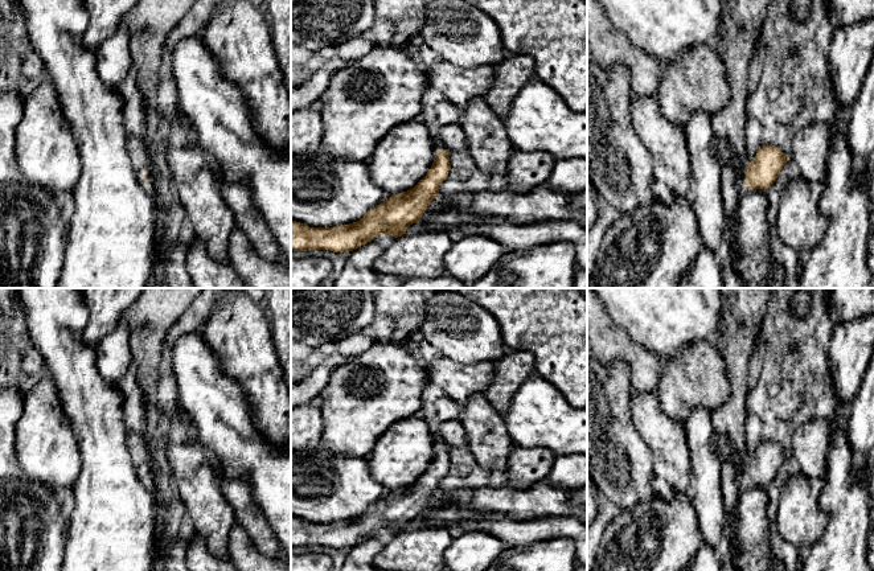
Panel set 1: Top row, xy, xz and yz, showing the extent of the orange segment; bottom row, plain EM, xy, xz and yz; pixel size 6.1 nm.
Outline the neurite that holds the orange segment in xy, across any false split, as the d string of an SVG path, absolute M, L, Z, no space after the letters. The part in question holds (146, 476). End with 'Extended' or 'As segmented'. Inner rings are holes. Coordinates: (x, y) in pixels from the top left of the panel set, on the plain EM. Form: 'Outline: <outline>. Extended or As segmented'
Outline: M128 432L126 443L130 449L135 468L148 482L147 471L149 463L149 453L144 439L136 432Z. Extended

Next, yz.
Outline: M717 432L713 435L711 445L719 461L726 460L731 464L744 465L744 482L748 485L770 484L789 456L788 451L775 441L759 443L752 457L748 456L746 448L739 455L729 436Z. Extended

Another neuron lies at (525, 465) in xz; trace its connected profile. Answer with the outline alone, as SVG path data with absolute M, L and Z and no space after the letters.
M514 447L508 459L505 482L525 489L546 478L557 456L549 448Z

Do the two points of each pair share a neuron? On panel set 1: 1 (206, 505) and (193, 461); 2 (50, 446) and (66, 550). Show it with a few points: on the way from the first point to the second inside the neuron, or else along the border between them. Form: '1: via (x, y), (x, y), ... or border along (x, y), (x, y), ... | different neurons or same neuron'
1: via (201, 494), (193, 472) | same neuron
2: border along (27, 476), (45, 483), (54, 492) | different neurons

